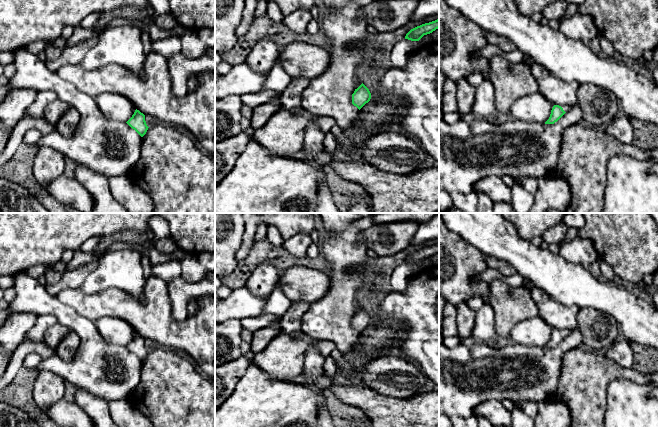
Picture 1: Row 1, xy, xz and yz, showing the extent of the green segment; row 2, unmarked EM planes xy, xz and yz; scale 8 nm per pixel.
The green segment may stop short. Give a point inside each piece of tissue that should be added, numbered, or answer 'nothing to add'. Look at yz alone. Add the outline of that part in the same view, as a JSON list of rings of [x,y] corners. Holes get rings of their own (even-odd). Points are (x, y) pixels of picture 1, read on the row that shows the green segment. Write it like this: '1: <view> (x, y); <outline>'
1: yz (468, 151); [[[577,103],[554,124],[534,123],[513,118],[501,124],[495,124],[492,119],[487,118],[474,118],[470,122],[460,119],[453,124],[439,121],[439,190],[449,194],[452,192],[468,194],[473,191],[474,184],[482,178],[492,175],[510,175],[515,180],[511,187],[513,208],[516,213],[529,213],[535,200],[534,195],[530,194],[517,180],[521,177],[539,179],[547,176],[557,165],[564,130],[578,124],[582,116],[583,112]]]

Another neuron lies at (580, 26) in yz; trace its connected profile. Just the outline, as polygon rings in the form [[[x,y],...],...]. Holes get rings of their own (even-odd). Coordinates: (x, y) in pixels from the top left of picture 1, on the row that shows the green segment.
[[[575,12],[575,14],[569,18],[563,19],[560,21],[559,29],[562,34],[564,34],[566,37],[573,39],[573,40],[579,40],[584,43],[587,43],[598,36],[597,28],[591,18],[590,15]]]

